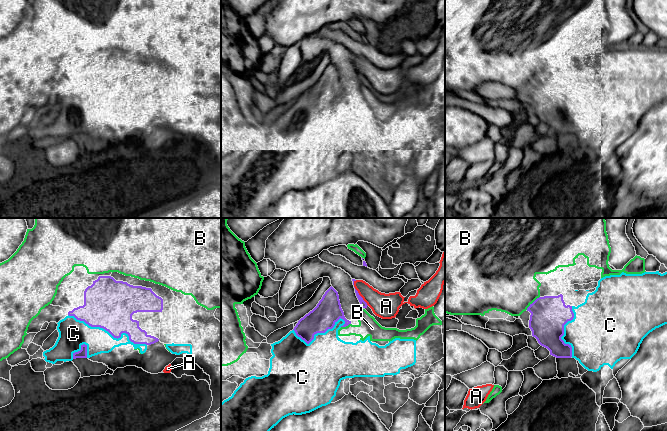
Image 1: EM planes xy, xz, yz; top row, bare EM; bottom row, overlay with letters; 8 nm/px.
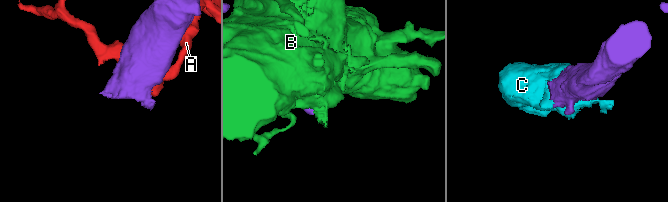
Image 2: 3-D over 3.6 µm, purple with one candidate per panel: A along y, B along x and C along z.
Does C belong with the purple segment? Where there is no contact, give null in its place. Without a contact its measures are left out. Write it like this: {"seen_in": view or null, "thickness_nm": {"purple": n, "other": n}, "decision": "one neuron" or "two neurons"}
{"seen_in": "xy", "thickness_nm": {"purple": 400, "other": 200}, "decision": "one neuron"}

